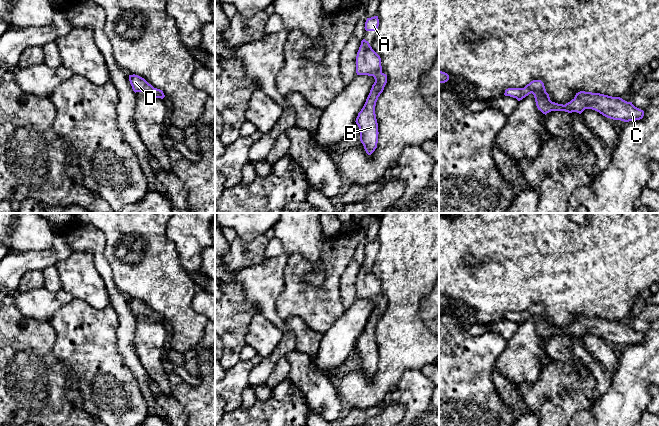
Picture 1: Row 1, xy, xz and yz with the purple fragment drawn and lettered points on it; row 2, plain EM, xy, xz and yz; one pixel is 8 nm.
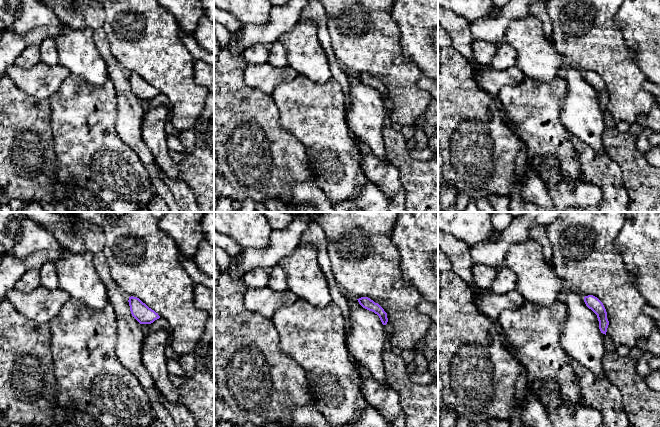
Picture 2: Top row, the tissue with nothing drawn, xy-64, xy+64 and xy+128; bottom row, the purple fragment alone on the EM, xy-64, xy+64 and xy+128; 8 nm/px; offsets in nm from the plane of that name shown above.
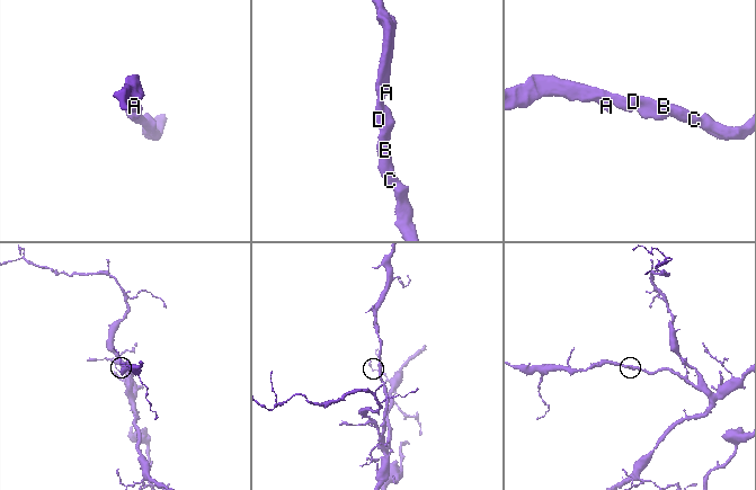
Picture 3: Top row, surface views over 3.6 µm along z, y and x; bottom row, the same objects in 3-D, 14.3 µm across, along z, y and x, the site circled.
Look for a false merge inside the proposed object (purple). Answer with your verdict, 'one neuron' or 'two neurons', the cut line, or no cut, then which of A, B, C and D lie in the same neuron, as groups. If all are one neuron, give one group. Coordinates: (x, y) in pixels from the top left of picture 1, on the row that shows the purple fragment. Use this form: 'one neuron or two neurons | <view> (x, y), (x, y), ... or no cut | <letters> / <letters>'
one neuron | no cut | A B C D

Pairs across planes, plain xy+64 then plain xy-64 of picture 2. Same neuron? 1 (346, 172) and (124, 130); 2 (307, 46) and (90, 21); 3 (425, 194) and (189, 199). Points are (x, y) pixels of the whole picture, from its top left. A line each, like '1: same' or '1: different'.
1: different
2: different
3: different

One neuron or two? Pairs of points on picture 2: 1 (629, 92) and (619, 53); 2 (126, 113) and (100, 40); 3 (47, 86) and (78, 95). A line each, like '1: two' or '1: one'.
1: one
2: one
3: two

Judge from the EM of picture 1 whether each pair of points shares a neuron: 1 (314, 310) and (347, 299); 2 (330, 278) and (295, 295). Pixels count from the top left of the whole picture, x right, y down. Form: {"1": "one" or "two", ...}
{"1": "two", "2": "one"}

